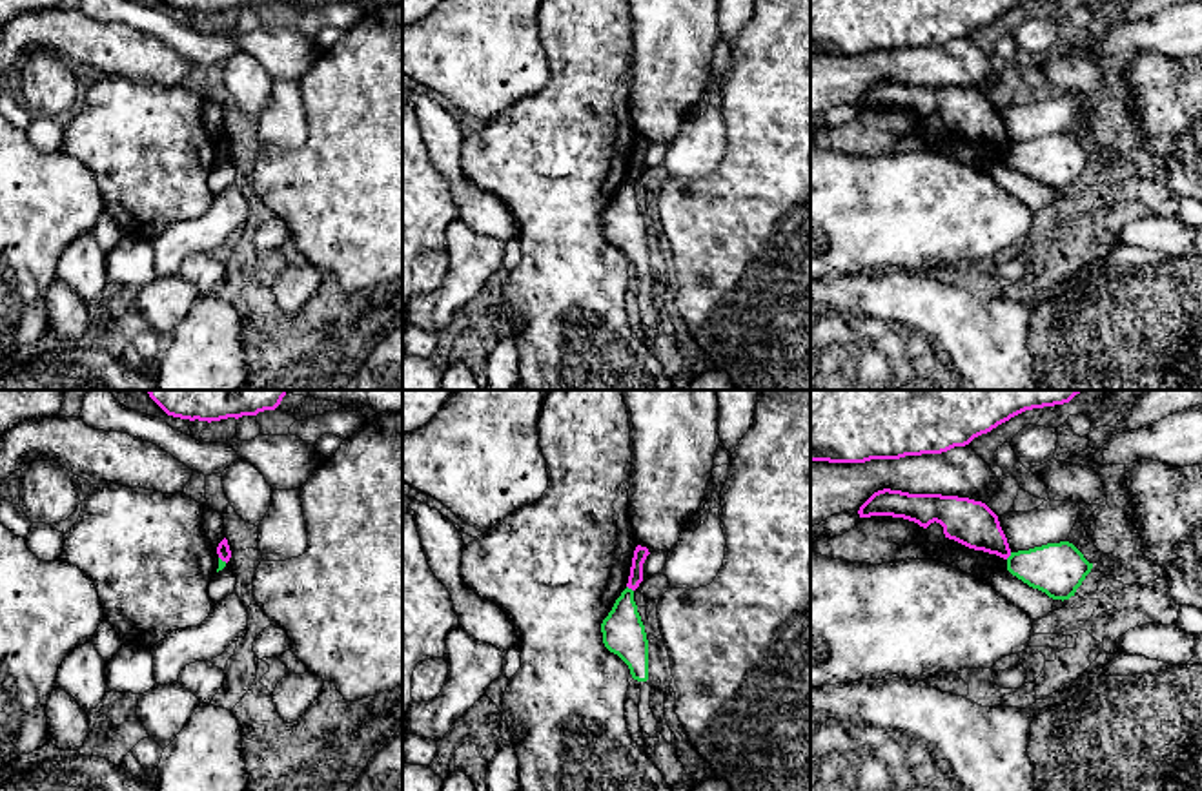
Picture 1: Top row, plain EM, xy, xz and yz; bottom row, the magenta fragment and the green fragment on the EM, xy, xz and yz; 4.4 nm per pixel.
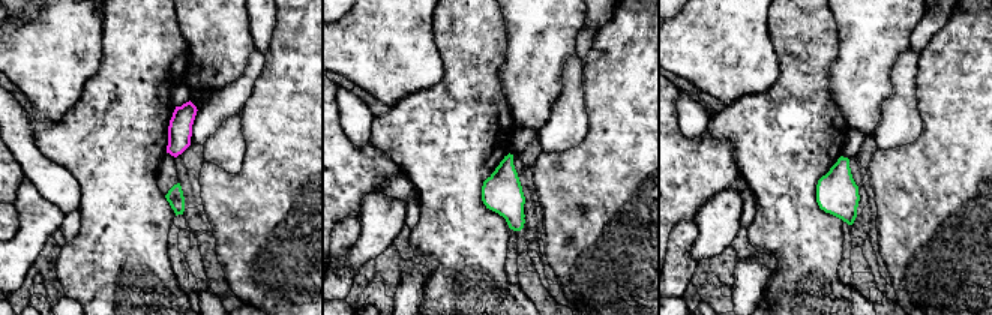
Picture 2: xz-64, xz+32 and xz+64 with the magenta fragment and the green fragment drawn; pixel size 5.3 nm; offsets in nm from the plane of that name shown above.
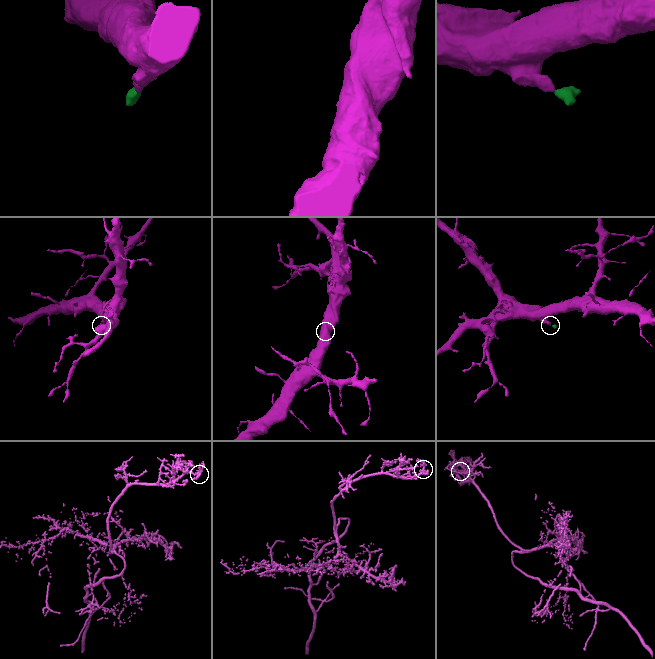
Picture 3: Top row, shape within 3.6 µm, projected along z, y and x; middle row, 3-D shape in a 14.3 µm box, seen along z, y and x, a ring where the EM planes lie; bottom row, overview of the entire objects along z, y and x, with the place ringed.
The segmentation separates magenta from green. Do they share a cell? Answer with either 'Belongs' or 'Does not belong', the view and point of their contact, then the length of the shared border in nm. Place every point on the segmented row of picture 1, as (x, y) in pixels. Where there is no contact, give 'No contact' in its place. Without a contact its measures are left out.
Does not belong. Touches magenta at xz (631, 587). Shared border 40 nm

